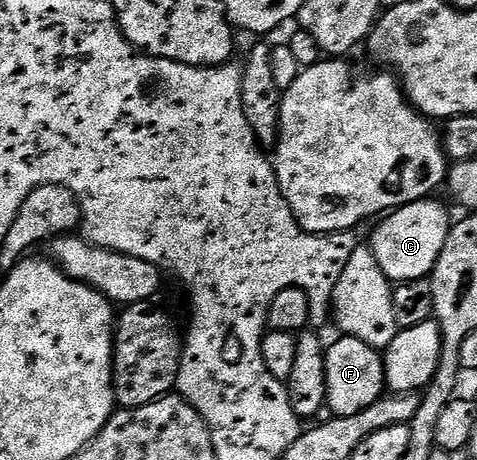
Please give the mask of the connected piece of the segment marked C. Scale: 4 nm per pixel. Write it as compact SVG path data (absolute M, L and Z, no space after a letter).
M436 197L419 199L397 207L396 210L387 212L375 224L377 227L373 229L370 240L372 255L378 261L382 273L386 273L393 284L427 279L442 253L442 245L446 245L446 237L453 222L453 216L448 216L447 209Z

